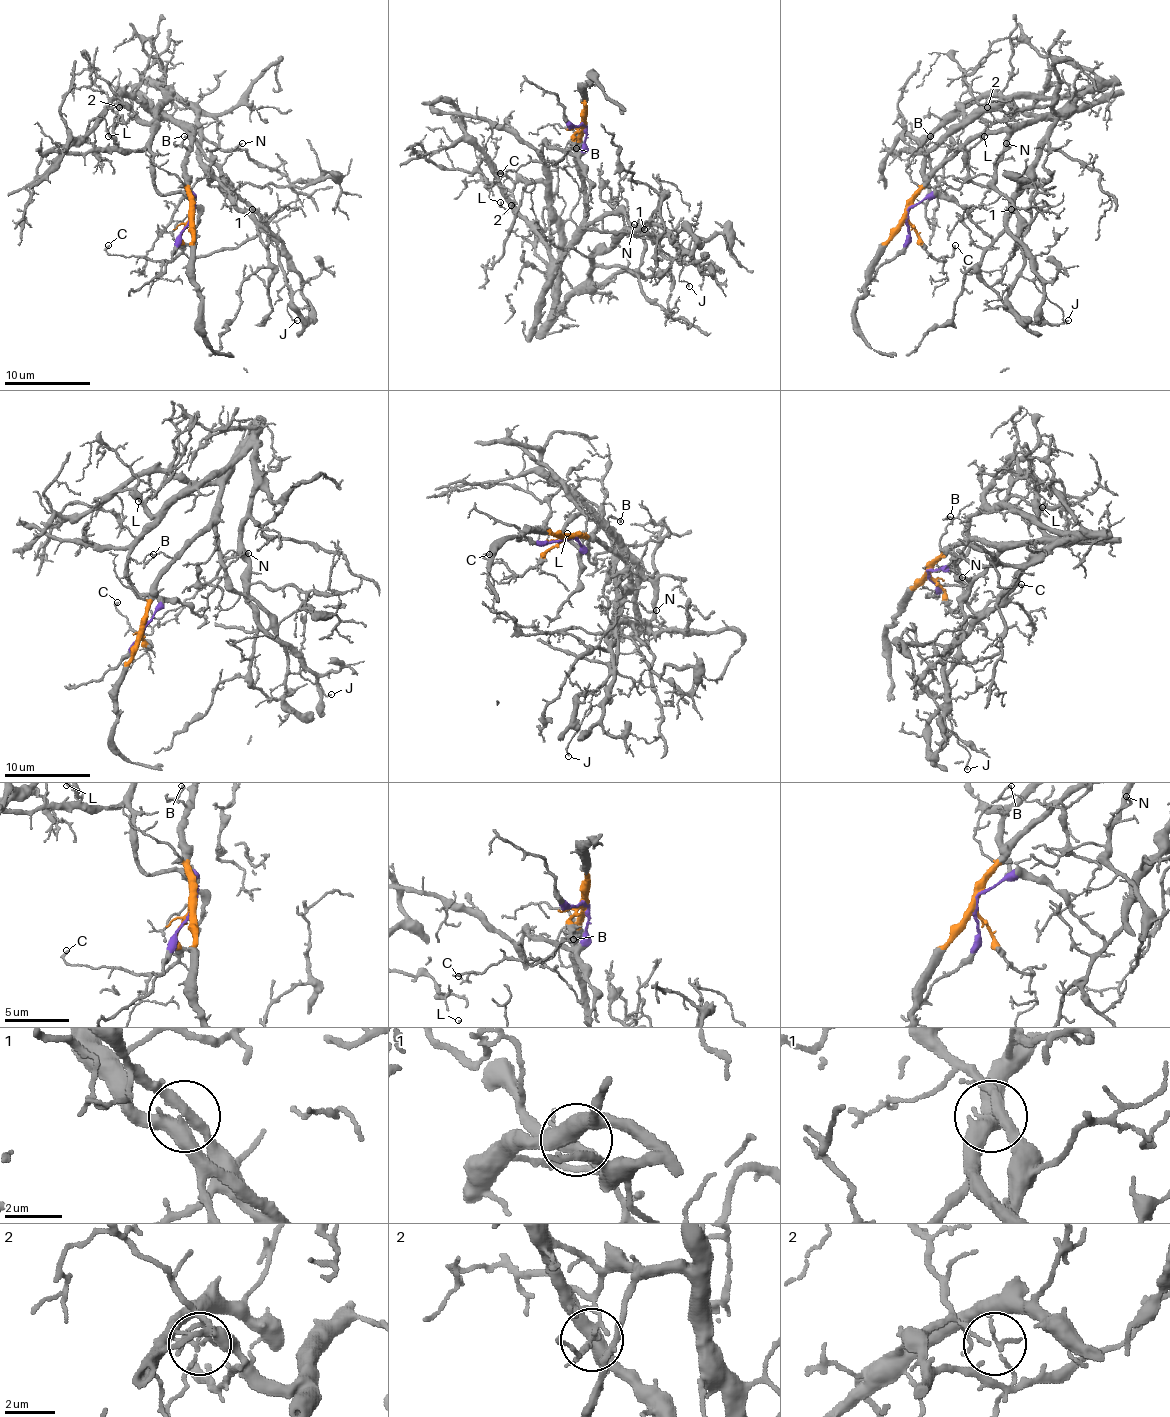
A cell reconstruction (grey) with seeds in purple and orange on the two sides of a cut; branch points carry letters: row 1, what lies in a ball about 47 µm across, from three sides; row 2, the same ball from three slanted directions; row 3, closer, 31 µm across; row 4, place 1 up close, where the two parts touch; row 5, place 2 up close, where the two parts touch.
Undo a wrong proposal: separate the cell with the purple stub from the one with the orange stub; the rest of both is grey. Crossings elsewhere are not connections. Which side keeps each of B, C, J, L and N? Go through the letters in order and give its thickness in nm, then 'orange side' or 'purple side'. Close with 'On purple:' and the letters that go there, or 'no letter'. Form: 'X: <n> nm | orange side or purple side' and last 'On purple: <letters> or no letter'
B: 140 nm | orange side
C: 190 nm | orange side
J: 120 nm | orange side
L: 160 nm | orange side
N: 140 nm | orange side
On purple: no letter

